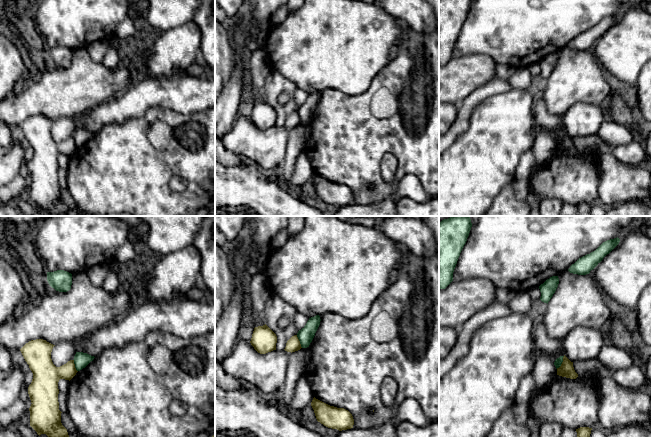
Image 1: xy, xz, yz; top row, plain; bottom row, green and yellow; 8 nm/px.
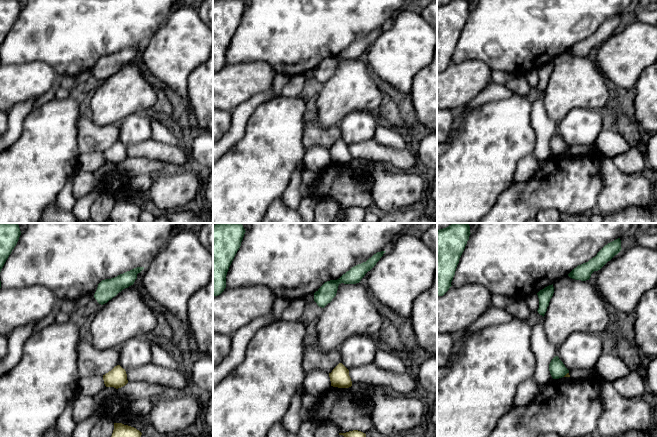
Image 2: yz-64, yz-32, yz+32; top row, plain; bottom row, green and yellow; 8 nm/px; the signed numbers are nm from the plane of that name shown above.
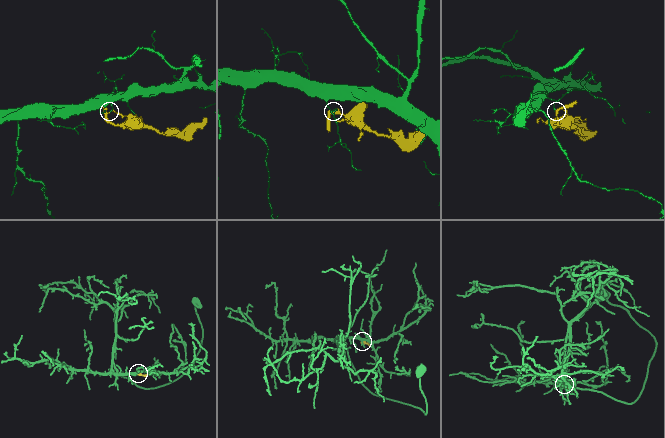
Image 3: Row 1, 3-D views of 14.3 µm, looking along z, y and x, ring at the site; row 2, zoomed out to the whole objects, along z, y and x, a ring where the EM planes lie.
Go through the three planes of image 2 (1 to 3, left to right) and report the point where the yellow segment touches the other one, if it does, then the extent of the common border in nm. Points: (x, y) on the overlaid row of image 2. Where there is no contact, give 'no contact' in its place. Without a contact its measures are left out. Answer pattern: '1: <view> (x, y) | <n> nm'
1: no contact
2: no contact
3: yz+32 (565, 374) | 60 nm

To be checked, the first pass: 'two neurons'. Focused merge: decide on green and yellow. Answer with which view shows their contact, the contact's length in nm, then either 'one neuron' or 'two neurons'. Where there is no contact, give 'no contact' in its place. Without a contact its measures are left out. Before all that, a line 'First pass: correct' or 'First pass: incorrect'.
First pass: correct
contact in yz; length 120 nm; two neurons

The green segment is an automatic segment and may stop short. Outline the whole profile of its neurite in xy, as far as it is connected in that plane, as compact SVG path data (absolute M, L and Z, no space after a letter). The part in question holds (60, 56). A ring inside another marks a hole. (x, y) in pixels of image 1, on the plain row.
M64 46L47 48L47 57L56 67L67 68L71 65L72 50Z

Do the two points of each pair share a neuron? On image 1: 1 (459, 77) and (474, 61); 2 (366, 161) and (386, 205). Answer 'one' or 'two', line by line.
1: one
2: two

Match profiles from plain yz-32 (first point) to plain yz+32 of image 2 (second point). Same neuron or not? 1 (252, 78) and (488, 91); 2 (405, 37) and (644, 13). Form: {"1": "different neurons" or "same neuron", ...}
{"1": "different neurons", "2": "different neurons"}

